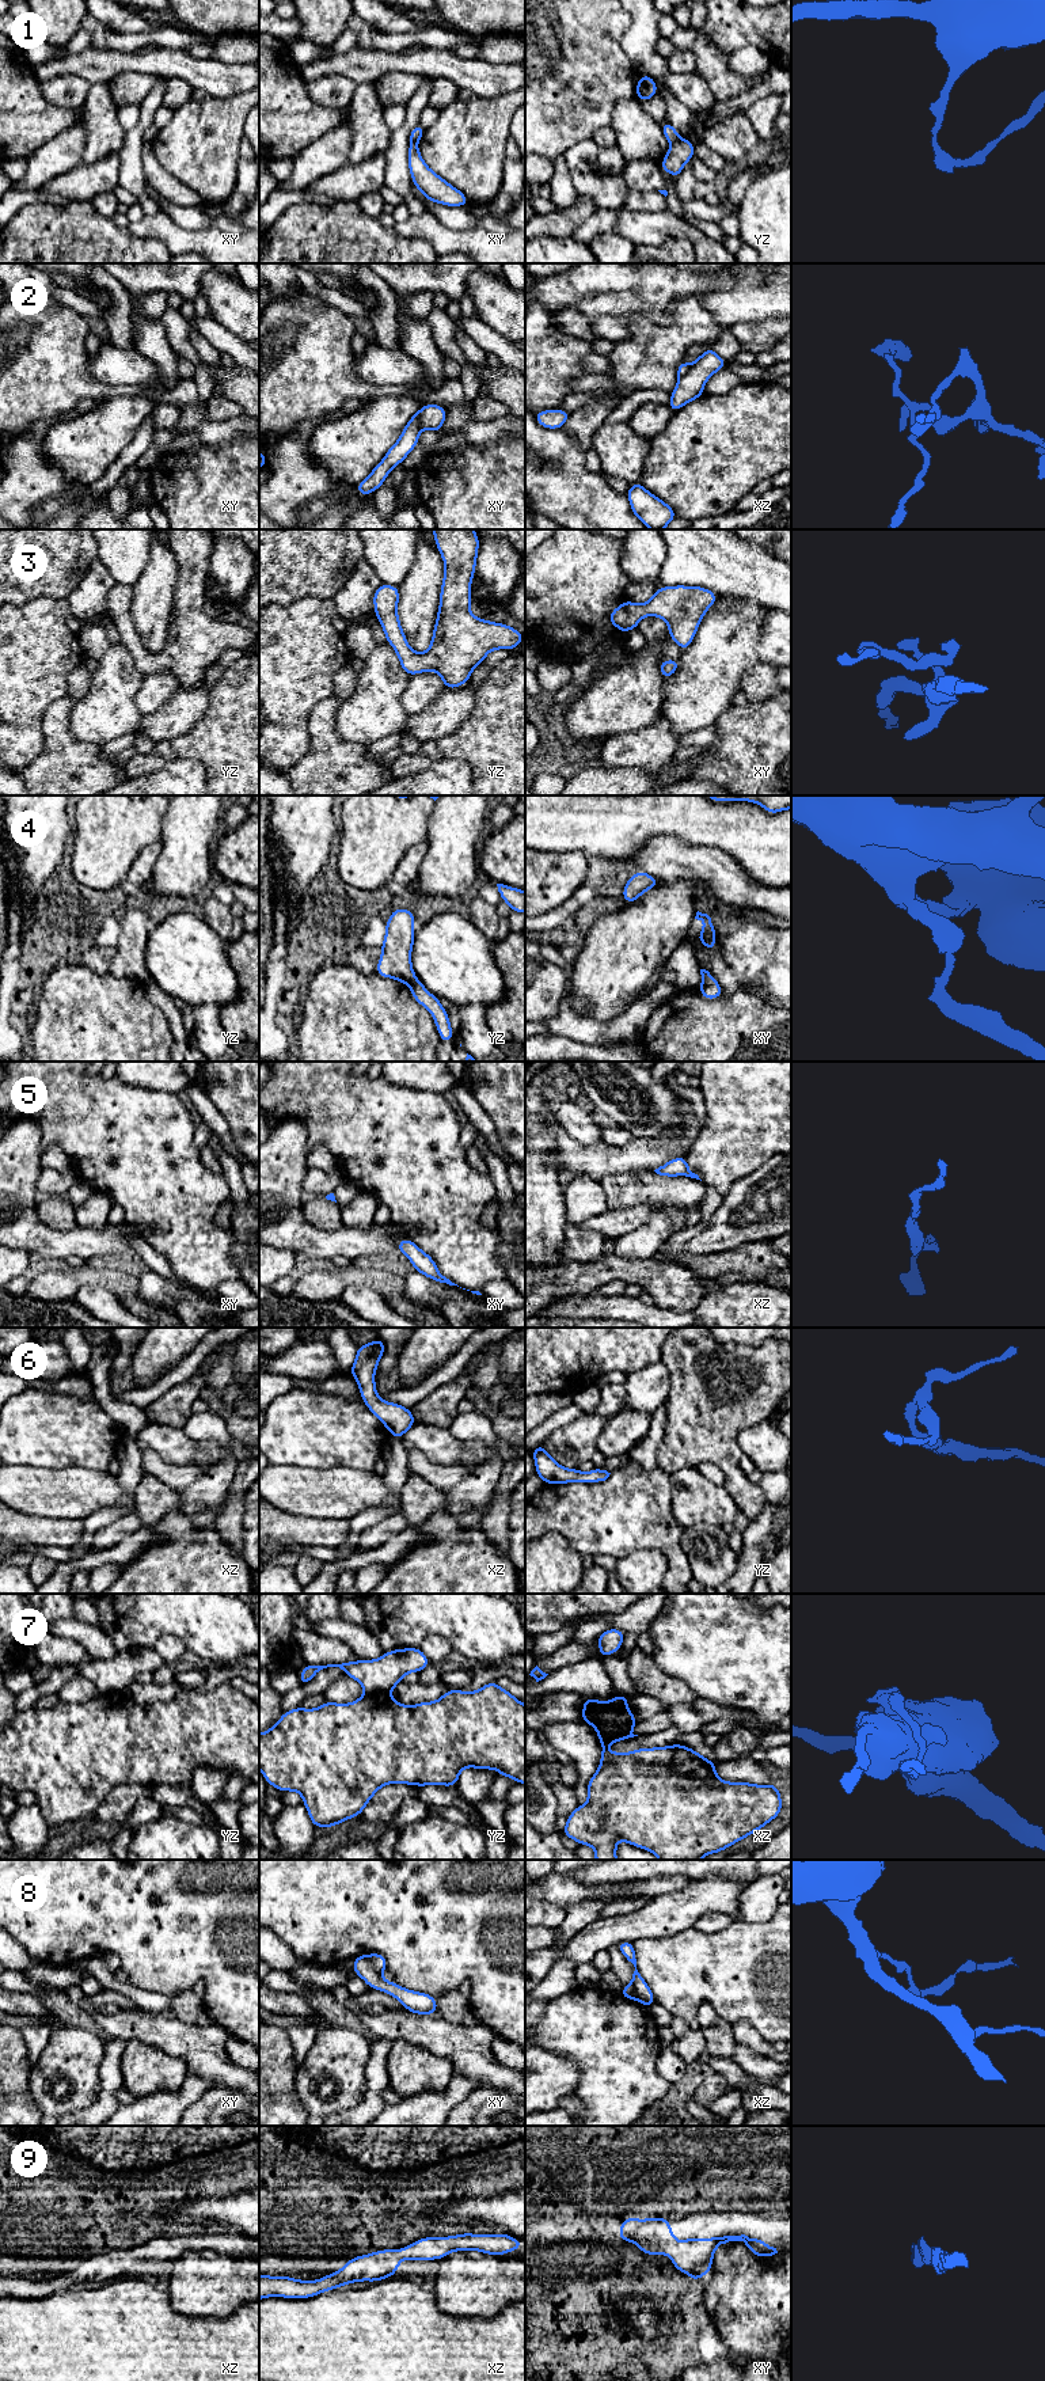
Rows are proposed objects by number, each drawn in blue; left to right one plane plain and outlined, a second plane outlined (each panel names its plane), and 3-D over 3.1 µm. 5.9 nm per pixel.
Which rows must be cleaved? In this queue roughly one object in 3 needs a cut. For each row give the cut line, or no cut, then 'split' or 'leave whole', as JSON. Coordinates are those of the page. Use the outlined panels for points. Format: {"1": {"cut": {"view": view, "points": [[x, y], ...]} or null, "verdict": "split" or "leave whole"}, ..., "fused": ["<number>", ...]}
{"1": {"cut": {"view": "yz", "points": [[679, 140], [672, 144]]}, "verdict": "split"}, "2": {"cut": {"view": "xz", "points": [[691, 365], [679, 378]]}, "verdict": "split"}, "3": {"cut": null, "verdict": "leave whole"}, "4": {"cut": {"view": "yz", "points": [[415, 978], [409, 984]]}, "verdict": "split"}, "5": {"cut": null, "verdict": "leave whole"}, "6": {"cut": null, "verdict": "leave whole"}, "7": {"cut": {"view": "yz", "points": [[365, 1692], [388, 1694]]}, "verdict": "split"}, "8": {"cut": {"view": "xy", "points": [[367, 1955], [379, 1973]]}, "verdict": "split"}, "9": {"cut": null, "verdict": "leave whole"}, "fused": ["1", "2", "4", "7", "8"]}

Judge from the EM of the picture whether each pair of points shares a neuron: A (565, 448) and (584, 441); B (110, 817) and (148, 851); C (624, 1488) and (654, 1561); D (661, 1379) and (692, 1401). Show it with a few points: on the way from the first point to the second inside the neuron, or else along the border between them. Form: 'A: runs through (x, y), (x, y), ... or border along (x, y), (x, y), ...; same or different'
A: border along (563, 426), (585, 452); different
B: border along (160, 839), (149, 843), (126, 873); different
C: border along (619, 1560), (637, 1549), (658, 1549), (669, 1567); different
D: border along (661, 1360), (669, 1375), (669, 1396), (665, 1402); different

